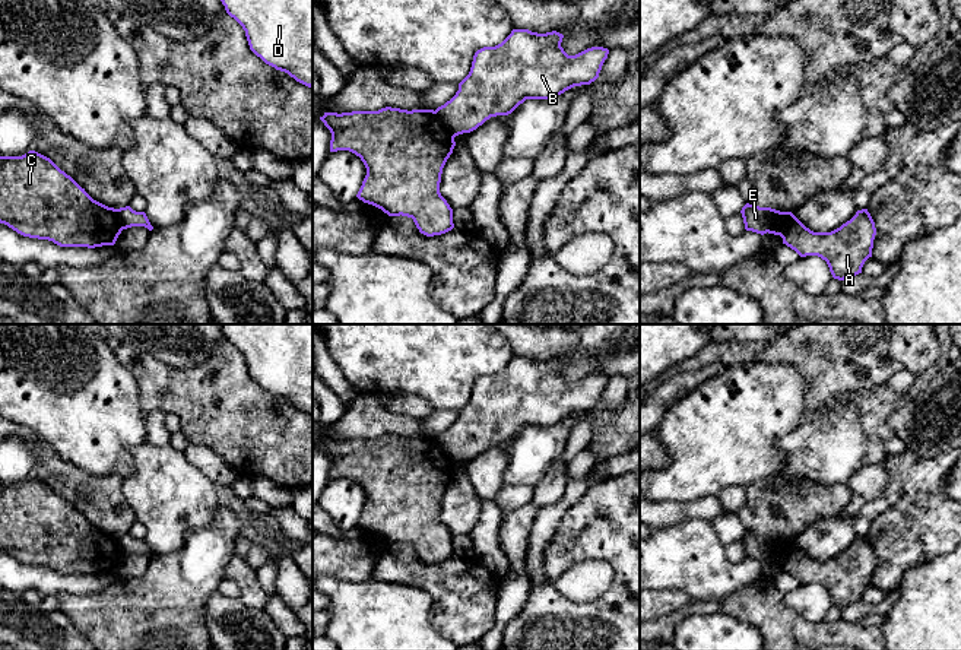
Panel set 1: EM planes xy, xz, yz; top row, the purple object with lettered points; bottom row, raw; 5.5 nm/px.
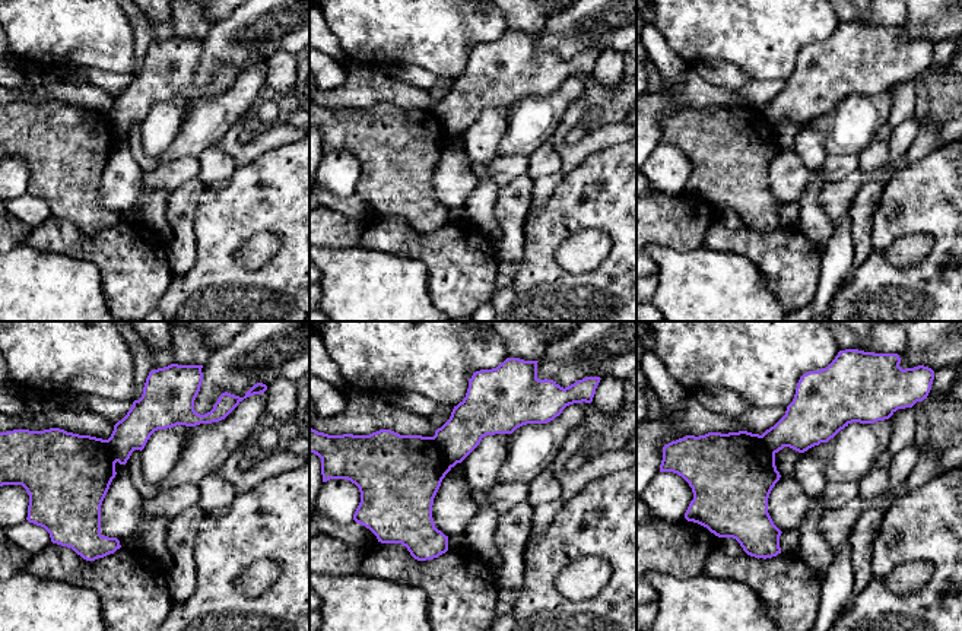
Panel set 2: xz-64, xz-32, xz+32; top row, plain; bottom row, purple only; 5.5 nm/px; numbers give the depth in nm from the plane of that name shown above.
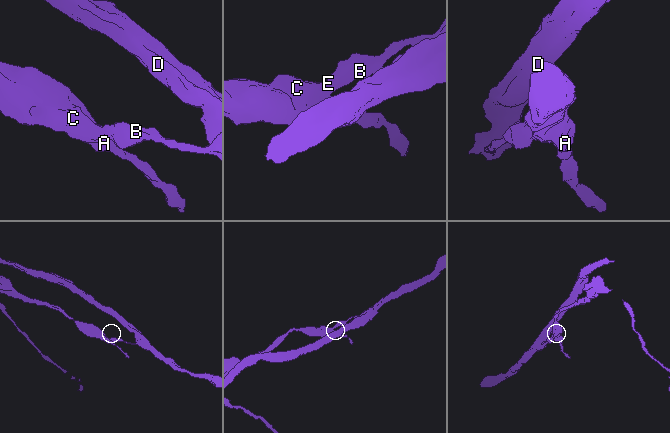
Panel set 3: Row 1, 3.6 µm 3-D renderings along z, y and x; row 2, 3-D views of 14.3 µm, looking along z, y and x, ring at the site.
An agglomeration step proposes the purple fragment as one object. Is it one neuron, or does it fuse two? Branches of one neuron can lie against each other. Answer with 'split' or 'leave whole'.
split

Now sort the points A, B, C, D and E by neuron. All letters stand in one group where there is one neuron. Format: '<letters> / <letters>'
A C / B D E

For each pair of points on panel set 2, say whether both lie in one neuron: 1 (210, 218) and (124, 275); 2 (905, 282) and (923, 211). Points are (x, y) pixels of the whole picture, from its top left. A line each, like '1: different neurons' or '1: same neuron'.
1: different neurons
2: same neuron

